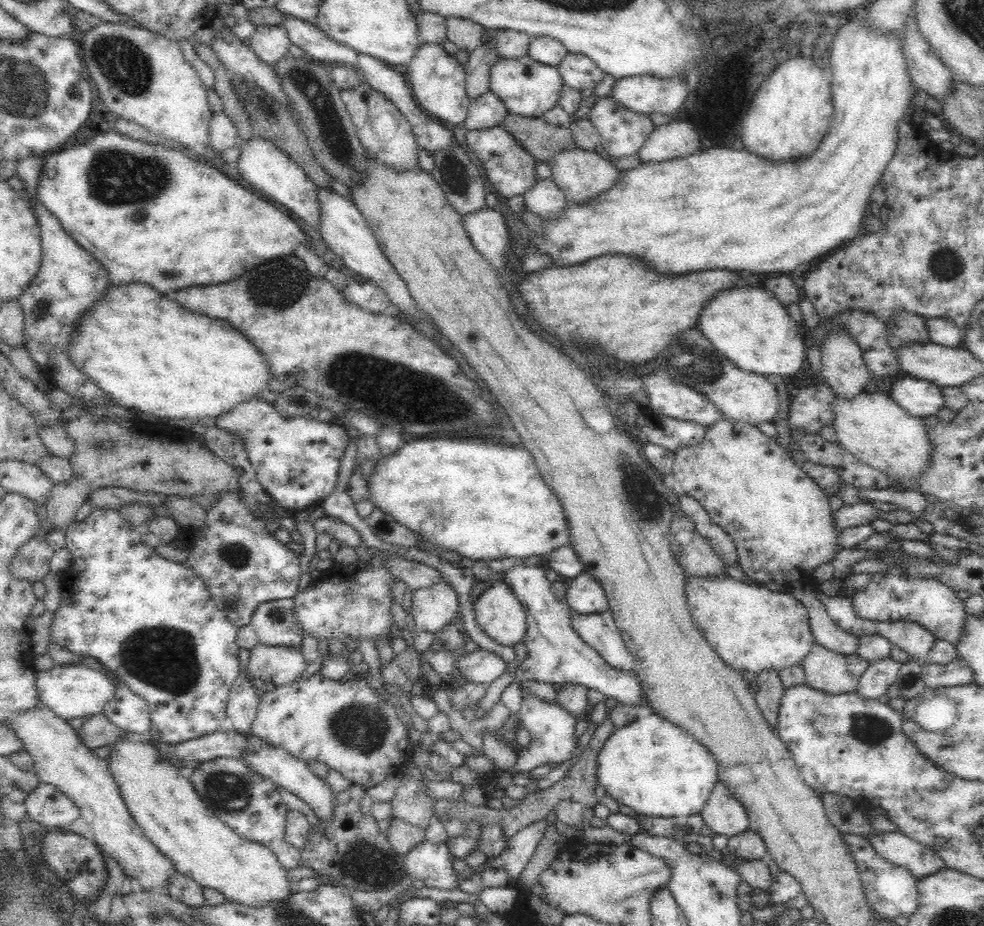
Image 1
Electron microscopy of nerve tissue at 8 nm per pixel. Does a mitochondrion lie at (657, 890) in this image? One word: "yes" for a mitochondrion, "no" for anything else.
no

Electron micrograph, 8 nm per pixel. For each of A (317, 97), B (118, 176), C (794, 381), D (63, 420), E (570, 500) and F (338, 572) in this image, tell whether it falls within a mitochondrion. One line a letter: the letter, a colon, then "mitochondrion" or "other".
A: mitochondrion
B: mitochondrion
C: other
D: other
E: other
F: other

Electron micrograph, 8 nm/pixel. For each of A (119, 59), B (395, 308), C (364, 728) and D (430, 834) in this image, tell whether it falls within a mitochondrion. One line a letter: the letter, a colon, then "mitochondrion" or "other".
A: mitochondrion
B: other
C: mitochondrion
D: other

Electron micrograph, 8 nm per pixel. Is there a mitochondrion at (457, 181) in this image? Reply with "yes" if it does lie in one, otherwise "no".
yes

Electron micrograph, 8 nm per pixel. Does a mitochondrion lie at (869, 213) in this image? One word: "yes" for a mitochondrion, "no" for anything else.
no

